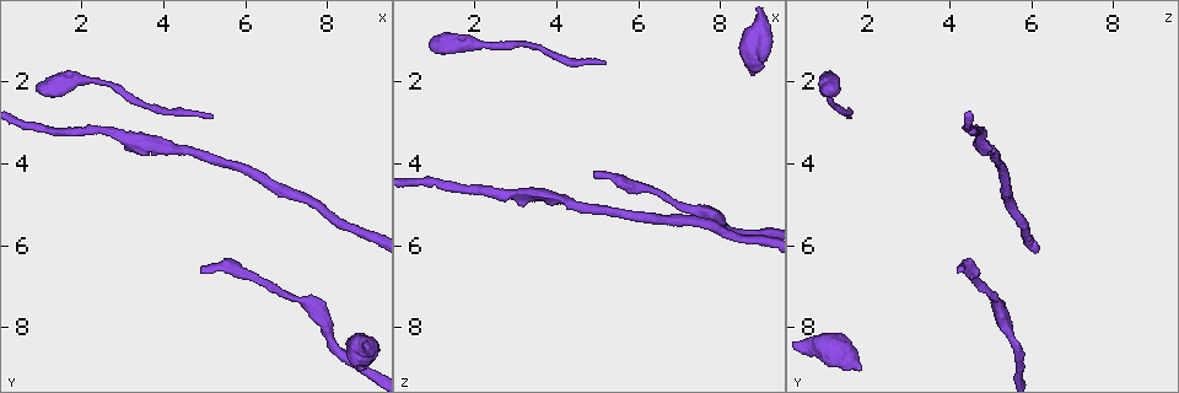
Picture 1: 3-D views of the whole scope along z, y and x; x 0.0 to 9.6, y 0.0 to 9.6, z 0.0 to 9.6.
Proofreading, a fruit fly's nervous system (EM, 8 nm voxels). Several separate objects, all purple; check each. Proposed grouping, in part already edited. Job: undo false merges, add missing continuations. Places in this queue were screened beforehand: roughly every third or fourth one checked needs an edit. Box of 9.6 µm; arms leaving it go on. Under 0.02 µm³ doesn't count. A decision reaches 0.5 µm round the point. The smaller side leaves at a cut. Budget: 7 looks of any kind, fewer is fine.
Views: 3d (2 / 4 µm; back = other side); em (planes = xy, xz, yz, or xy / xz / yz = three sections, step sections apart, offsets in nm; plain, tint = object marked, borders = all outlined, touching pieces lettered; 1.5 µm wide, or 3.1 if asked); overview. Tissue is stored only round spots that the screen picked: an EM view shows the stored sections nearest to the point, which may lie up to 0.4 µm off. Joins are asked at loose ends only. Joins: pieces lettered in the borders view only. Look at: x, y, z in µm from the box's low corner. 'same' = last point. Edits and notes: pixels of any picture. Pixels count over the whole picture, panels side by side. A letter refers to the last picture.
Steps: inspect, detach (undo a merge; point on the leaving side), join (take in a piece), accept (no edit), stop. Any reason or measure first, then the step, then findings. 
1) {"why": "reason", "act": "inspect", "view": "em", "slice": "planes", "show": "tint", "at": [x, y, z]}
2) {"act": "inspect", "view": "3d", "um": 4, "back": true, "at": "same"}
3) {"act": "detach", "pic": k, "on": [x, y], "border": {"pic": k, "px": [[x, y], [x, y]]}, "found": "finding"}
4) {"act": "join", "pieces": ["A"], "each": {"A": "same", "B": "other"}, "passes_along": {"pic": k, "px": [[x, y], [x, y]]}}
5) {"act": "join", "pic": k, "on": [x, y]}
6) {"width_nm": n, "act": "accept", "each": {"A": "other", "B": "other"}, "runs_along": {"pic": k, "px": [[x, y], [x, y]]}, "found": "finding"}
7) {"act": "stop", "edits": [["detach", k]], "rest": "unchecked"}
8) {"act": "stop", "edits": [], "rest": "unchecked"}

{"why": "calibre changes", "act": "inspect", "view": "3d", "um": 2, "at": [1.80, 1.95, 1.10]}

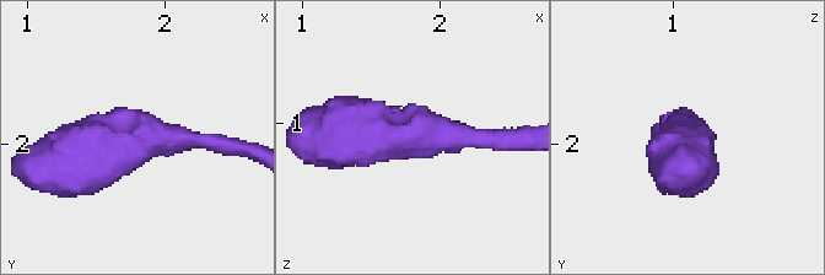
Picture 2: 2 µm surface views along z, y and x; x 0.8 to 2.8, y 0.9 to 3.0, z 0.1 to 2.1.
{"why": "now the EM", "act": "inspect", "view": "em", "slice": "planes", "show": "tint", "at": [1.76, 2.00, 1.08]}

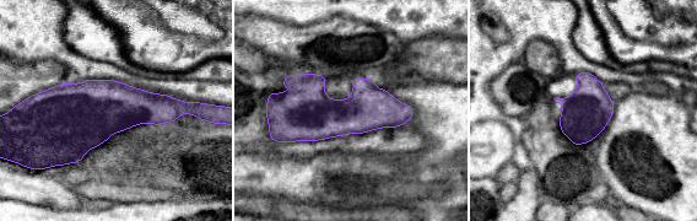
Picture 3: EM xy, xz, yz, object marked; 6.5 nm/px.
{"act": "inspect", "view": "em", "slice": "planes", "show": "borders", "at": "same"}

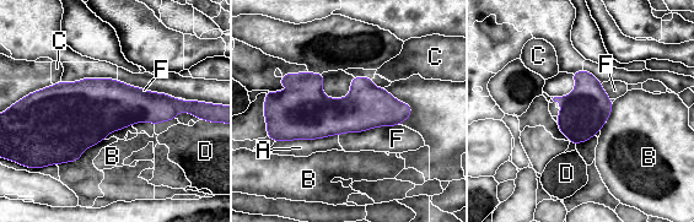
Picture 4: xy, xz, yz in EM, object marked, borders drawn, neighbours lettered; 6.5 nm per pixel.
{"act": "accept", "each": {"A": "other", "B": "other", "C": "other", "D": "other", "F": "other"}, "found": "all the same cell"}

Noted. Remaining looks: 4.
{"why": "tapers out", "act": "inspect", "view": "3d", "um": 2, "at": [5.20, 2.80, 1.50]}

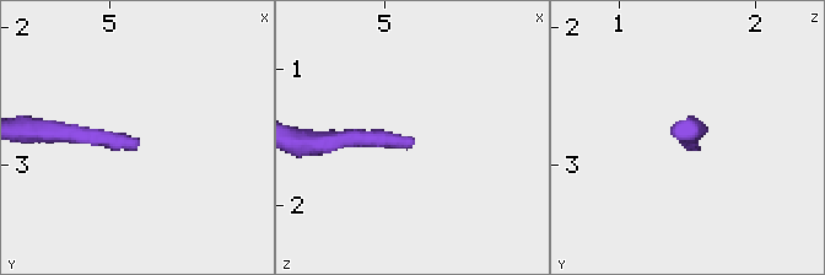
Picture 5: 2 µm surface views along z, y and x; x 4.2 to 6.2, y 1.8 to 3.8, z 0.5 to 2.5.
{"act": "inspect", "view": "em", "slice": "planes", "show": "plain", "at": [5.20, 2.84, 1.56]}

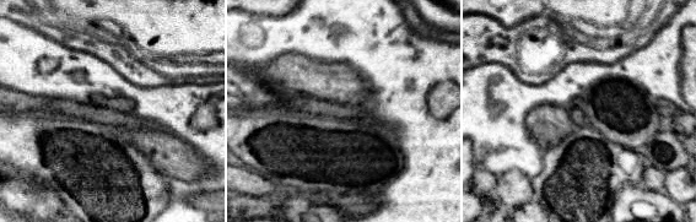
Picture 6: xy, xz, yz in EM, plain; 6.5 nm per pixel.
{"why": "see the neighbours", "act": "inspect", "view": "em", "slice": "planes", "show": "borders", "at": "same"}

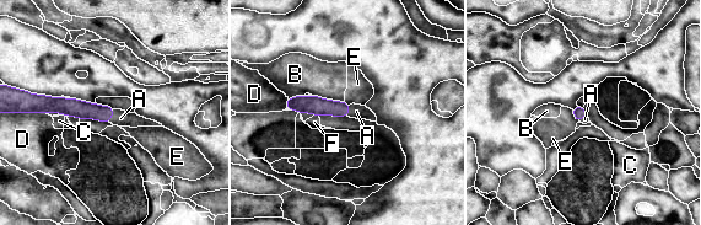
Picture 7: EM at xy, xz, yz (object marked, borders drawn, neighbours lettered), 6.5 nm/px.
{"longest_contact_nm": ["B", 220], "act": "join", "pieces": ["A"], "each": {"A": "same", "B": "other", "C": "other", "D": "other", "E": "other", "F": "other"}, "passes_along": {"pic": 7, "px": [[77, 108], [112, 116], [120, 118]]}, "found": "it goes on there"}

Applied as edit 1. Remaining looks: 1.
{"act": "inspect", "view": "em", "slice": "planes", "show": "borders", "at": [4.90, 6.70, 4.30]}

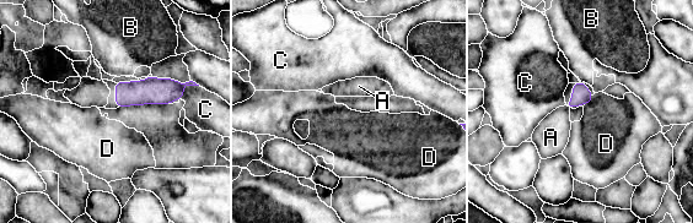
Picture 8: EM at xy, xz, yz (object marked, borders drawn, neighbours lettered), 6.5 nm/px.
{"longest_contact_nm": ["C", 140], "act": "accept", "each": {"A": "other", "B": "other", "C": "other", "D": "other"}, "border": {"pic": 8, "px": [[594, 94], [586, 103]]}, "found": "none of them fits"}

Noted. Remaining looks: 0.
{"act": "stop", "edits": [["join", 7]], "rest": "unchecked"}

